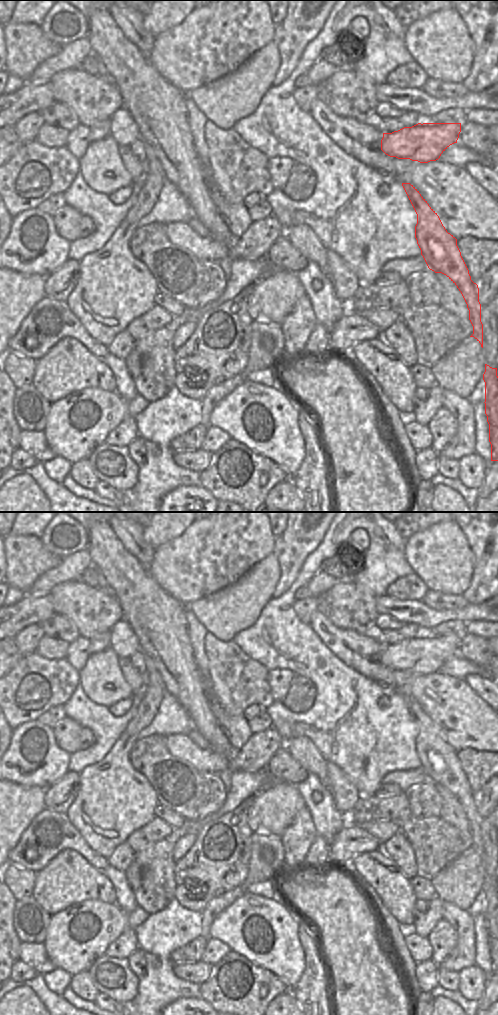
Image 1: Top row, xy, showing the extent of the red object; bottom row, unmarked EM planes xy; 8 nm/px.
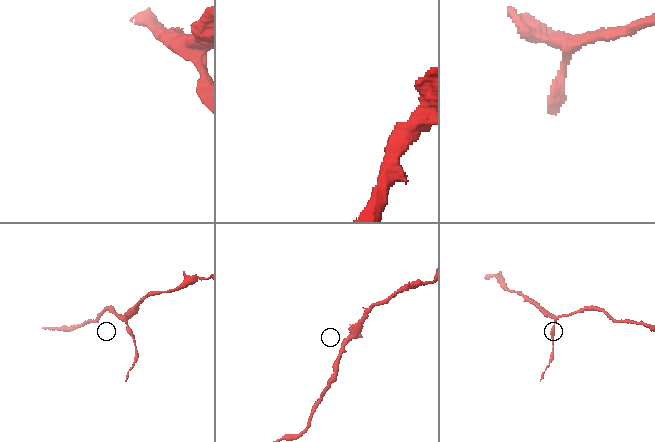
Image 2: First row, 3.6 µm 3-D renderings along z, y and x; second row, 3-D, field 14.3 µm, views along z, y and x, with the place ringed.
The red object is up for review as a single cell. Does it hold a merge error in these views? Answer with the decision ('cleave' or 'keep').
keep

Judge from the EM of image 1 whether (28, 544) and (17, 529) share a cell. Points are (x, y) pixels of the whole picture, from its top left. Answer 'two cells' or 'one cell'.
two cells

